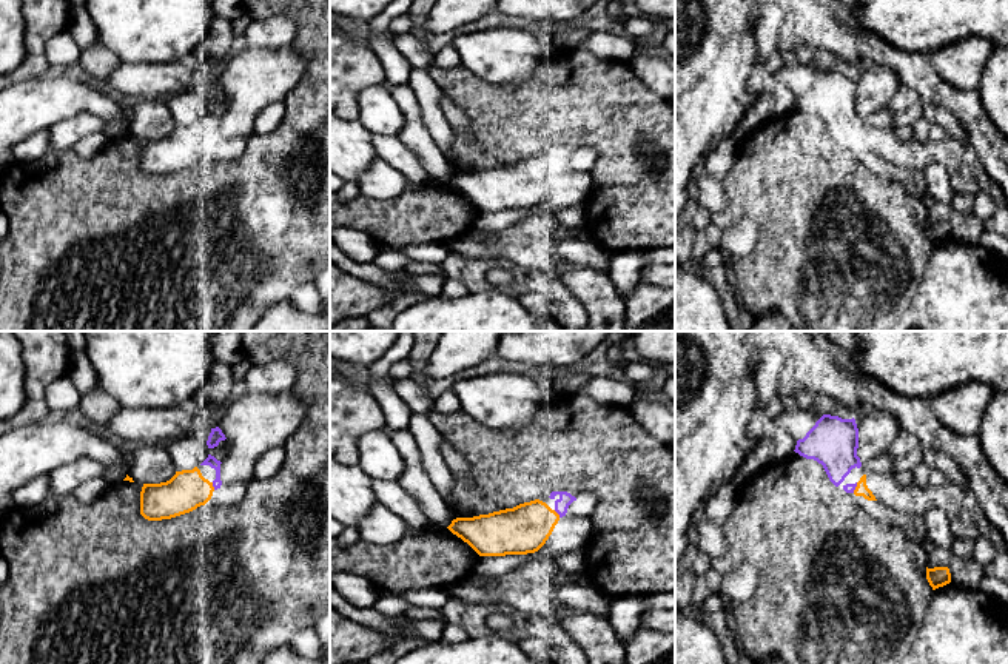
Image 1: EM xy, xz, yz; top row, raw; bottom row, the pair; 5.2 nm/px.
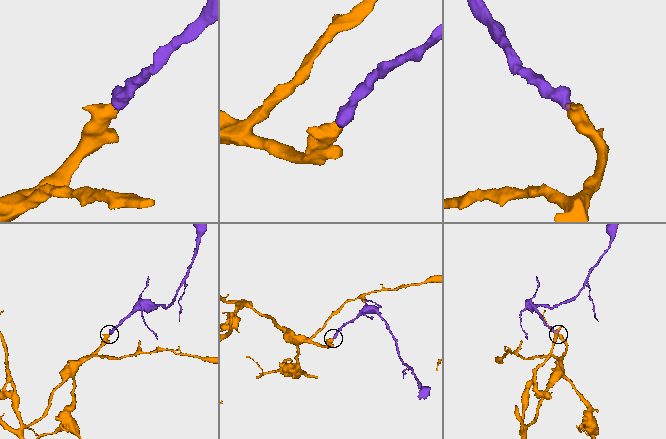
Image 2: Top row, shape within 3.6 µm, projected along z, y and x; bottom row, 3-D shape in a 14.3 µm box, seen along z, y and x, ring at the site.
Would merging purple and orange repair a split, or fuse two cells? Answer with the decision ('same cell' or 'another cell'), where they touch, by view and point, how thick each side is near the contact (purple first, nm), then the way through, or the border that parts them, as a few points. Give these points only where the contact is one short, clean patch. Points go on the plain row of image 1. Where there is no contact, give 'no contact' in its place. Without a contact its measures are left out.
same cell | xy (213, 140) | 60/200 nm

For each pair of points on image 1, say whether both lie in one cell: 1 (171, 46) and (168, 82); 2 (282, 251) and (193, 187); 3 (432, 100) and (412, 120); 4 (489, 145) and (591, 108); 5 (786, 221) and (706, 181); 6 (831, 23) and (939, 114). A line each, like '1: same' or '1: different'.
1: different
2: same
3: different
4: same
5: different
6: different

